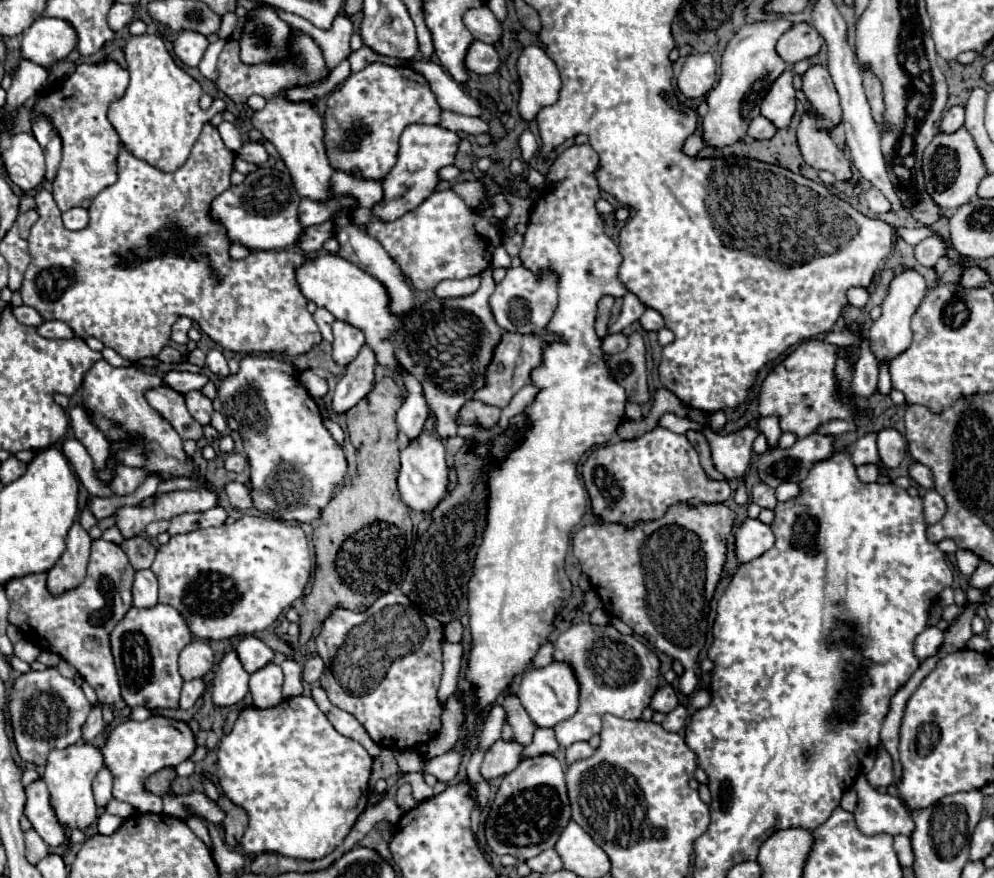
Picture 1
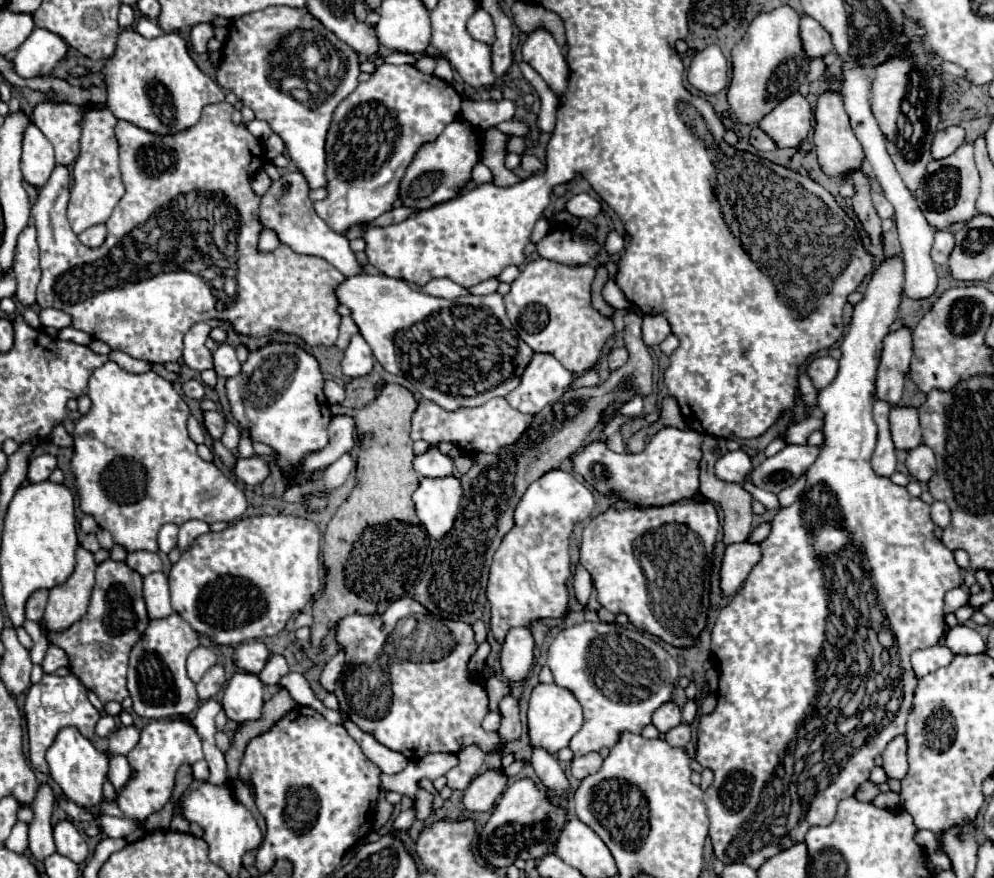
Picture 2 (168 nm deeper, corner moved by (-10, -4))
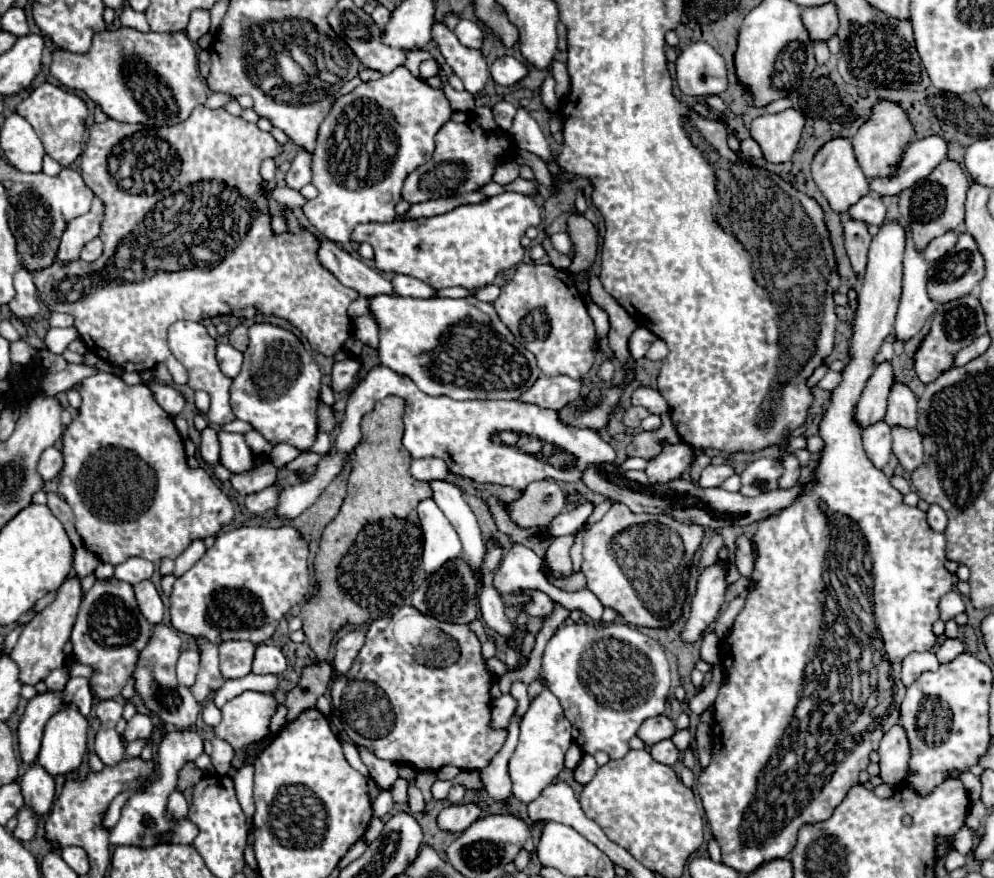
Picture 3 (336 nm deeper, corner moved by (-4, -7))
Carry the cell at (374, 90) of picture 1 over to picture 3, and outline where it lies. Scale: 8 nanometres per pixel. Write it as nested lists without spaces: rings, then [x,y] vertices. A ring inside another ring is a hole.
[[[398,66],[380,80],[362,82],[352,92],[340,96],[318,130],[318,142],[312,160],[312,184],[318,188],[318,196],[304,204],[304,214],[310,224],[324,238],[346,244],[352,230],[364,222],[392,222],[396,218],[396,202],[404,178],[428,162],[434,154],[434,136],[450,120],[452,108],[442,90],[428,86],[424,80],[410,74],[408,68]]]

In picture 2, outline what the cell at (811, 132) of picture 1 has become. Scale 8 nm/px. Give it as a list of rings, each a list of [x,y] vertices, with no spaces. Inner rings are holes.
[[[856,171],[852,175],[848,175],[848,181],[856,187],[856,195],[852,197],[852,209],[858,215],[864,231],[868,233],[872,243],[878,243],[882,239],[882,229],[880,229],[880,217],[872,205],[870,199],[870,185],[868,185],[868,177],[862,171]]]

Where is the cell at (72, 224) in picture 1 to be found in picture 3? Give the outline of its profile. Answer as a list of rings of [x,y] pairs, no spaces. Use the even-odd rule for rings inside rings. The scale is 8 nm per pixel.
[[[94,238],[94,240],[90,240],[90,242],[82,248],[80,260],[84,260],[84,262],[94,262],[100,254],[102,254],[102,240],[100,240],[100,238]]]

